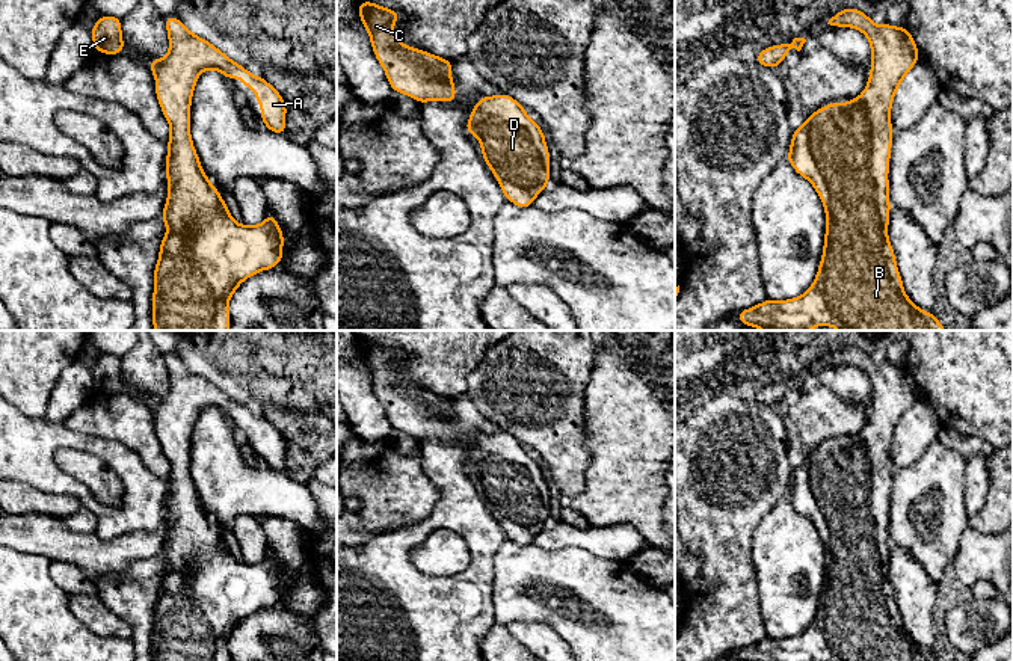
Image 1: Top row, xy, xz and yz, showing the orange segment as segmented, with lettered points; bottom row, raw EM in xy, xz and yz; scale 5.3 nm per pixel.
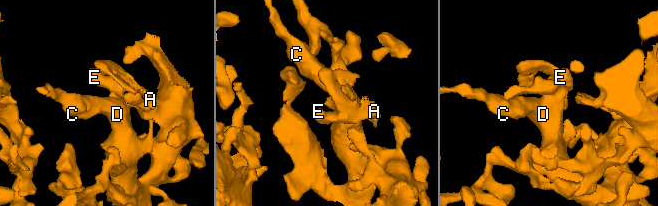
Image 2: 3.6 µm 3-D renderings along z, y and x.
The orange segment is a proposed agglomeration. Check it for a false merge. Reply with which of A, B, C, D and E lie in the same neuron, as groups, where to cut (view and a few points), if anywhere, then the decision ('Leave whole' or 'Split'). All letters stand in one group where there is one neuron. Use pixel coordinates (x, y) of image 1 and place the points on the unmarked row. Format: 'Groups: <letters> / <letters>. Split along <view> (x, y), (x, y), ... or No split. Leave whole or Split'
Groups: A B C D E. No split. Leave whole

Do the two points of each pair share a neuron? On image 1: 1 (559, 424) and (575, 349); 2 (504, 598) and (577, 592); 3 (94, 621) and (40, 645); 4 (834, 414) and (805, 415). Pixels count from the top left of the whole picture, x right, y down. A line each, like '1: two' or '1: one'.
1: one
2: one
3: two
4: one

